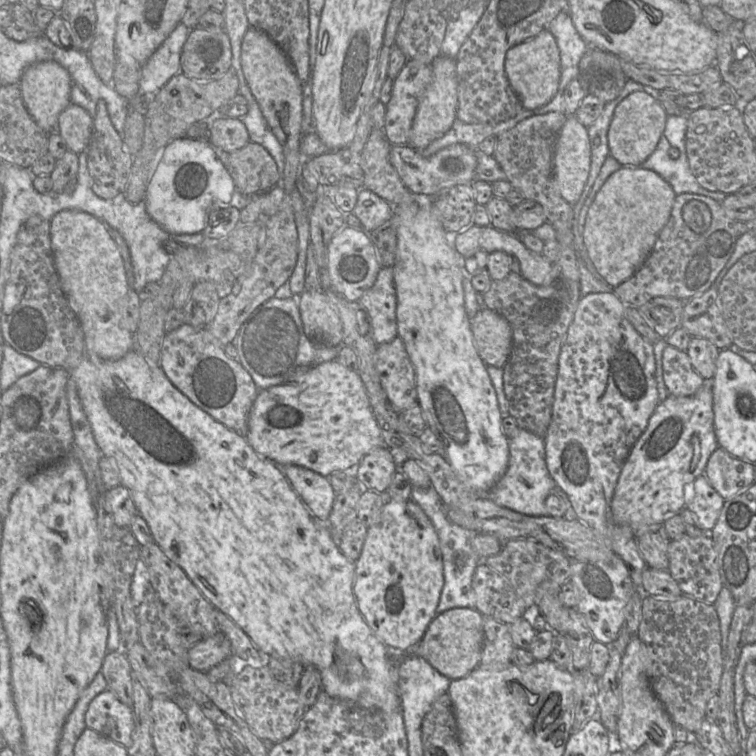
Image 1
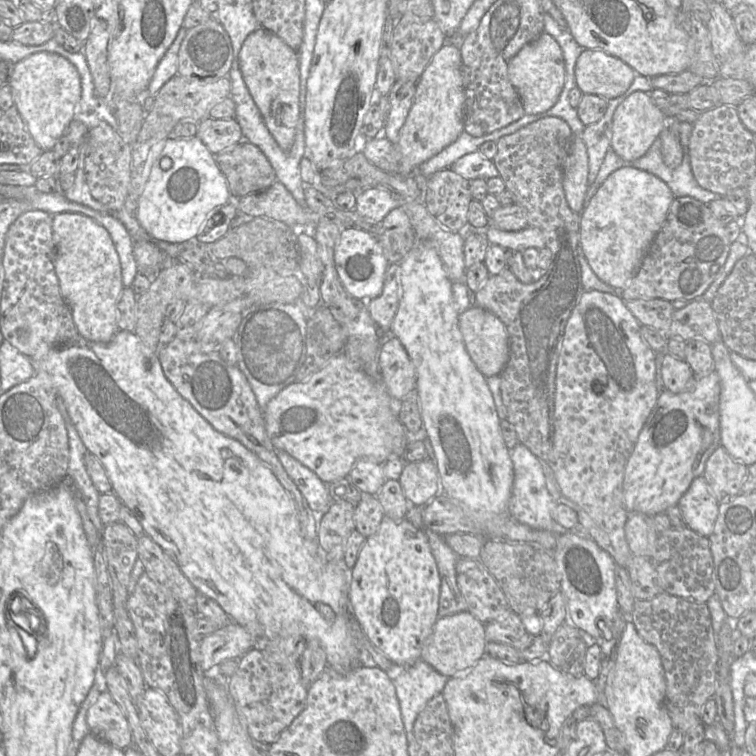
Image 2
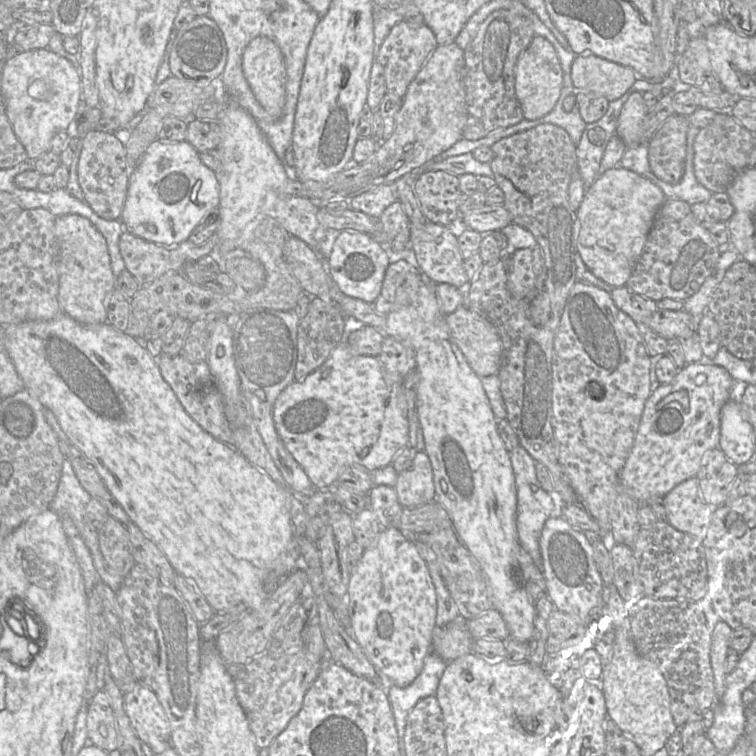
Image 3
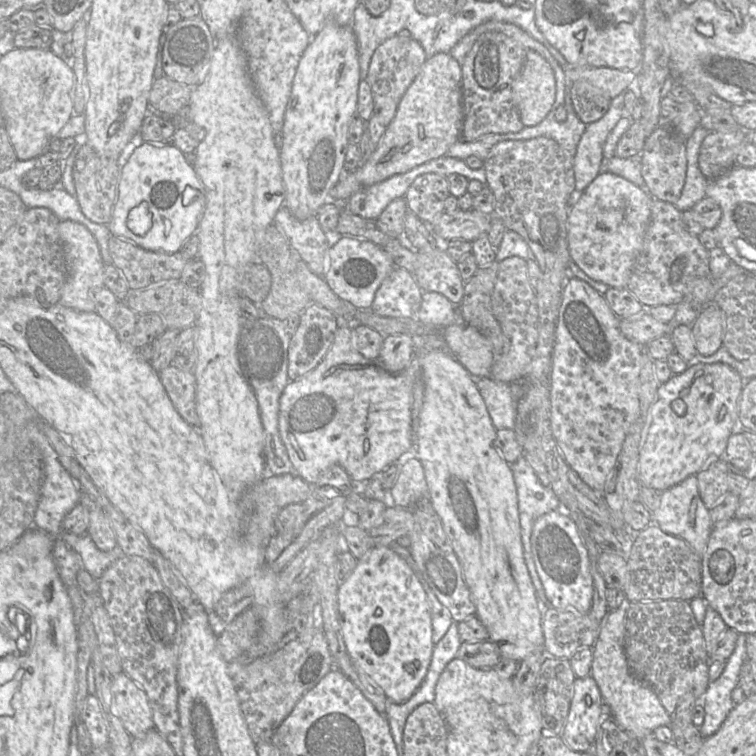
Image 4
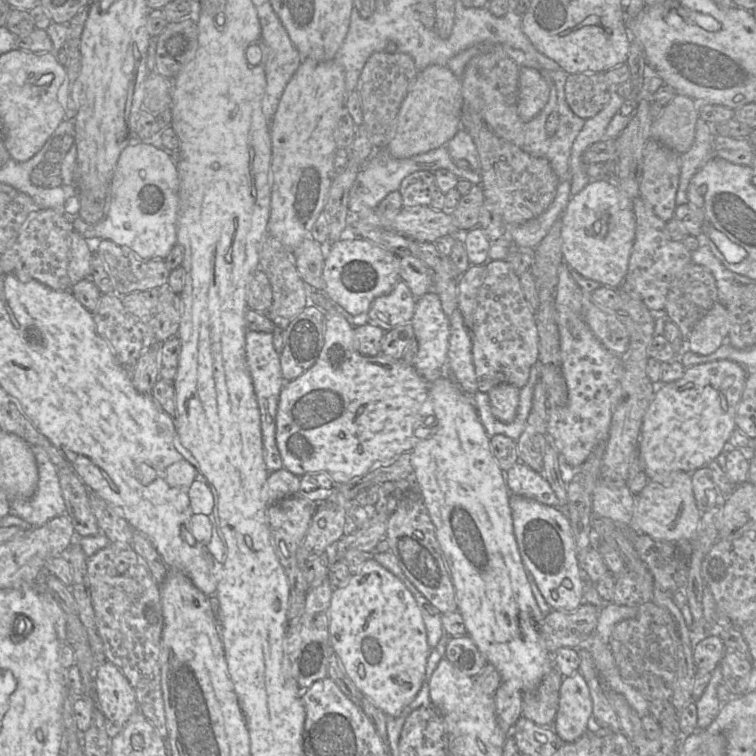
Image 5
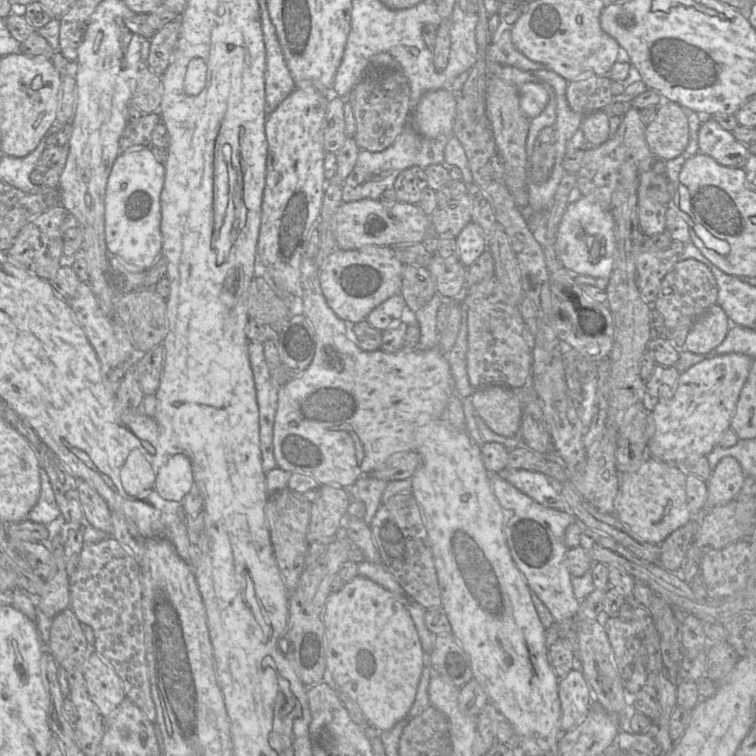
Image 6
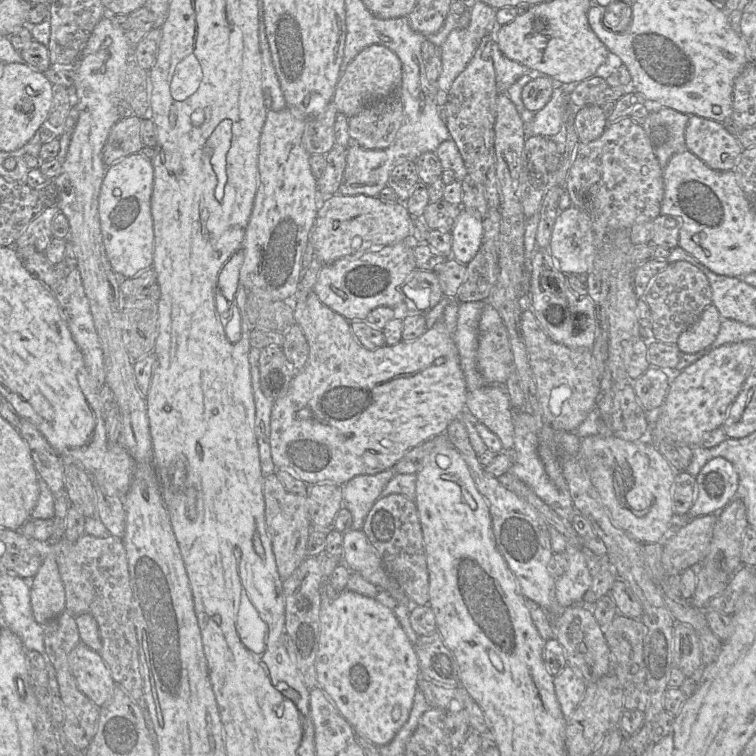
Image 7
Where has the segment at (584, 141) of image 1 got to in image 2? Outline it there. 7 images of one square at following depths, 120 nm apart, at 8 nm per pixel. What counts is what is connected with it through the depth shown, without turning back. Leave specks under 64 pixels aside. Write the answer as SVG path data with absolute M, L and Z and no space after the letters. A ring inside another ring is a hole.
M581 135L573 137L572 150L563 172L563 190L571 210L581 213L588 191L588 154Z

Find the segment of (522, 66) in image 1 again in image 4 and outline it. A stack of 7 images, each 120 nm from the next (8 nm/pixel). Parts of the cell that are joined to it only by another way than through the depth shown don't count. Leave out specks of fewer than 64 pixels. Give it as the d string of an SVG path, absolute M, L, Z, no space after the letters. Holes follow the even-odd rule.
M528 49L522 70L513 83L513 101L524 127L539 124L550 112L555 96L556 81L551 65Z

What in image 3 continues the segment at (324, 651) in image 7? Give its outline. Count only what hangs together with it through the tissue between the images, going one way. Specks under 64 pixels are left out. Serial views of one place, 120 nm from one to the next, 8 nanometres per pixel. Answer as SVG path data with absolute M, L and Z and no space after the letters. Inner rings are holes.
M383 527L377 541L365 549L350 575L349 615L354 635L375 669L399 687L409 686L422 671L425 657L432 650L436 628L437 598L428 567L415 545L395 527Z

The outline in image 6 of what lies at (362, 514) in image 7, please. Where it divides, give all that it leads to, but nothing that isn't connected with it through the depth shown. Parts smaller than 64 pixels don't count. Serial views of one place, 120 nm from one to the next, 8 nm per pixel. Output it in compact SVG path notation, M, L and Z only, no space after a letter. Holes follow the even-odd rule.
M368 474L361 476L347 488L351 500L361 501L365 505L364 521L369 525L381 505L381 498L387 484L387 481Z

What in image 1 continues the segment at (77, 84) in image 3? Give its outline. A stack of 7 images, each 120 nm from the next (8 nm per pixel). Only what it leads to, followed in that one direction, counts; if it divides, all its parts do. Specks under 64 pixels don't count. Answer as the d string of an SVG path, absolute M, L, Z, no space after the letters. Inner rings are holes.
M53 60L41 61L27 67L19 81L24 104L36 124L47 134L57 130L60 113L71 103L71 76Z

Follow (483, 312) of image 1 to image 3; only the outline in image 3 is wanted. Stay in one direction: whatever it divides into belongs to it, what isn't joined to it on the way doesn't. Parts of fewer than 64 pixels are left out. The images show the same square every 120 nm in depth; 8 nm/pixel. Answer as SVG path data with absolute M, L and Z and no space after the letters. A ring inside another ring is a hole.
M467 306L446 315L446 322L454 342L474 373L480 378L497 375L503 346L493 323Z

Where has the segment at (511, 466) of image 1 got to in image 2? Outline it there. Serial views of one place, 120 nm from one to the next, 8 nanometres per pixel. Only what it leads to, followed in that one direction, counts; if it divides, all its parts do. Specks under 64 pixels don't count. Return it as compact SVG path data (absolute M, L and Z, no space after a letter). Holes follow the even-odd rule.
M520 442L510 450L510 456L513 463L514 481L508 503L508 513L520 523L535 529L551 530L557 533L568 531L561 529L552 518L552 510L556 502L546 487L544 463Z

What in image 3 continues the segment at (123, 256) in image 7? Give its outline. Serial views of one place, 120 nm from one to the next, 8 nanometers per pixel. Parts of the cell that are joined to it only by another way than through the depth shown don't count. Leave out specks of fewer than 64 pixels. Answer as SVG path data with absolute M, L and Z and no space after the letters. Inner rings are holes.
M157 138L147 147L139 164L130 174L126 200L119 220L122 222L125 231L132 233L135 236L138 236L149 242L153 242L159 245L167 245L167 246L177 245L181 242L188 240L195 227L202 221L205 215L211 209L217 207L218 204L219 204L219 183L216 174L213 170L205 166L201 162L197 150L186 140L173 141L173 140L162 140ZM162 159L168 160L167 167L161 167L160 162Z

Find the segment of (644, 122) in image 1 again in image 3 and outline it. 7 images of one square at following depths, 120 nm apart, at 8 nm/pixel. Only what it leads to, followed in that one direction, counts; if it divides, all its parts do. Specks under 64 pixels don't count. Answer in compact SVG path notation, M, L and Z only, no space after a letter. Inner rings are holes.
M639 92L631 94L623 105L617 123L616 134L628 148L642 143L642 124L647 113L643 94Z

